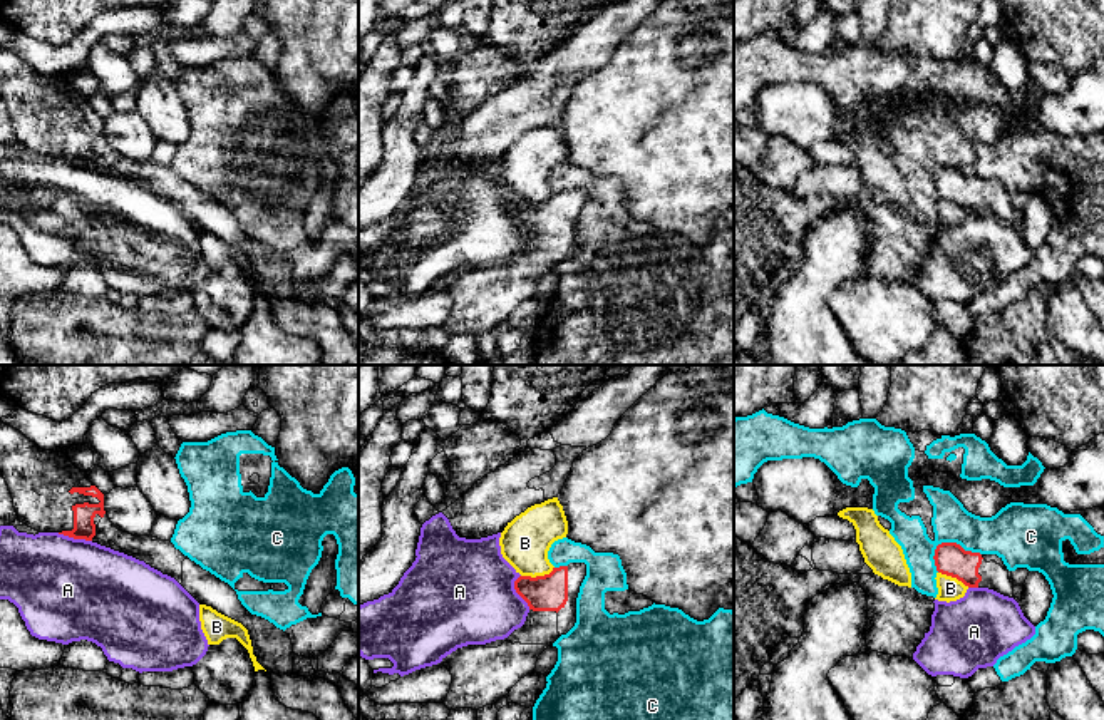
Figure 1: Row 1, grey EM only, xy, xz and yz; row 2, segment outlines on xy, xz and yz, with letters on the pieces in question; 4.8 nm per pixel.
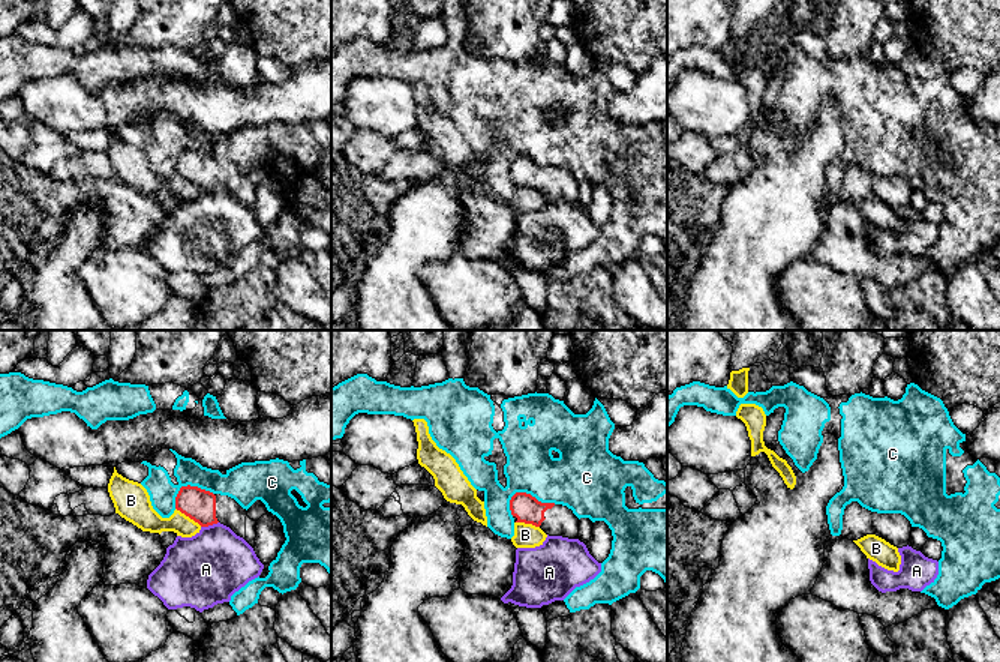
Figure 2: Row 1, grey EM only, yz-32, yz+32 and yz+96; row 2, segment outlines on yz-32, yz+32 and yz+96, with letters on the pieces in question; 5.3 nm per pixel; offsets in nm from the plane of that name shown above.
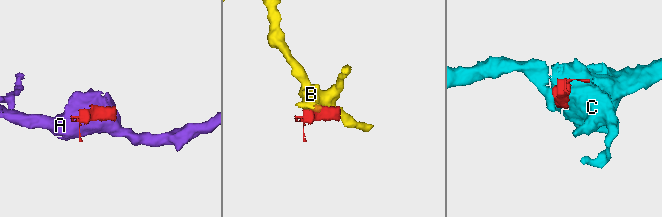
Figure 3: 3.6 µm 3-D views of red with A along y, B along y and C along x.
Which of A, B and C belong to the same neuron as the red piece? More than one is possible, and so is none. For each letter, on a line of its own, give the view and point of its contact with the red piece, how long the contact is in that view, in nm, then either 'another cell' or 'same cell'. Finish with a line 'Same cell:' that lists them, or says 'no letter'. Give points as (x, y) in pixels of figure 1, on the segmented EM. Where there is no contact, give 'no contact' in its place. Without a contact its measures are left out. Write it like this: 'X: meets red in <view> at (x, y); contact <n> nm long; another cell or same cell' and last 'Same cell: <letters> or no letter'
A: meets red in xy at (74, 538); contact 170 nm long; another cell
B: meets red in xz at (538, 576); contact 170 nm long; another cell
C: meets red in yz at (952, 543); contact 240 nm long; another cell
Same cell: no letter

